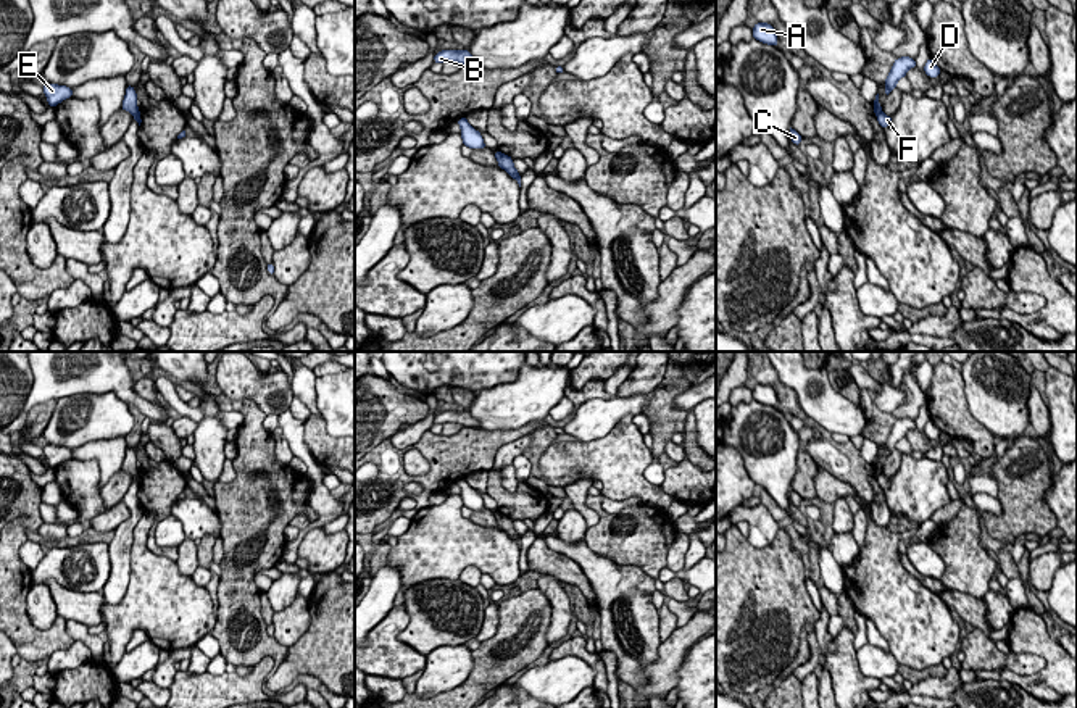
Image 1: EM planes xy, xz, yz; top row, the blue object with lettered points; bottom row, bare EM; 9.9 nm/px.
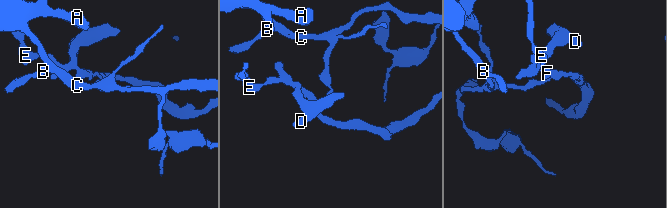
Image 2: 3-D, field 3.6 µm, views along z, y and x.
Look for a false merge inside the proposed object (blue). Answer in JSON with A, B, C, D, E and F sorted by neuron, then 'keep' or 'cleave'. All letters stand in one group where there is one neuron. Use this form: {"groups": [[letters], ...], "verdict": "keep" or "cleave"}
{"groups": [["A", "B", "C", "F"], ["D", "E"]], "verdict": "cleave"}

